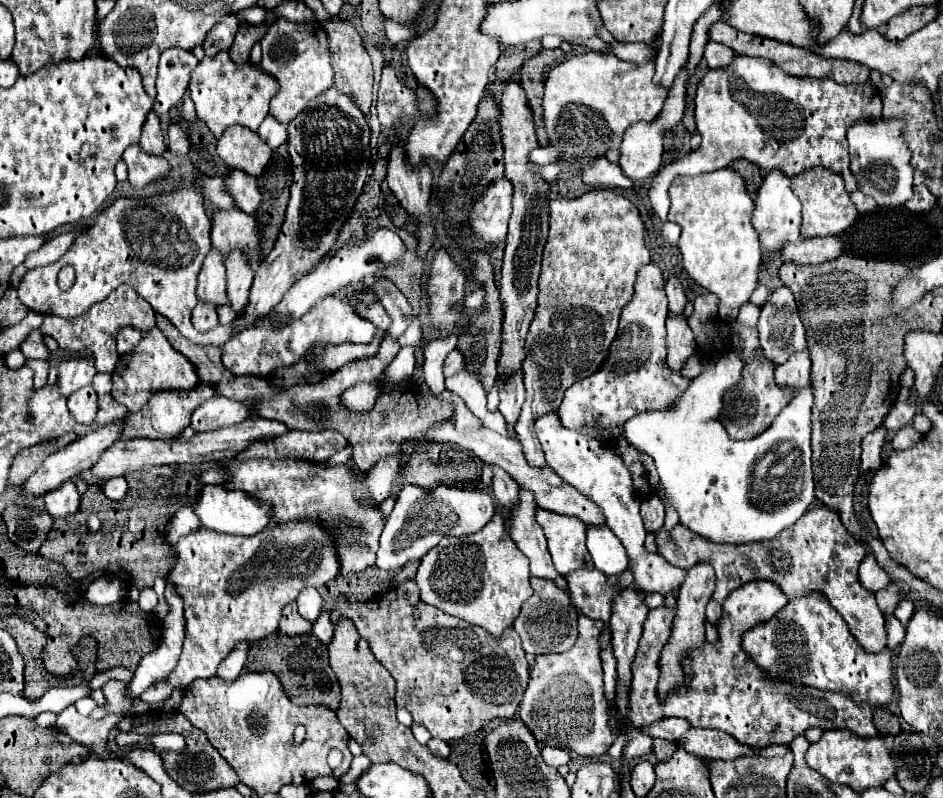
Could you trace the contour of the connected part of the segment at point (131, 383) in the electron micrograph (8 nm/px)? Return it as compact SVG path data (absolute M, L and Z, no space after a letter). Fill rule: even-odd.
M152 328L142 336L140 344L132 352L120 356L116 370L112 372L112 382L114 382L112 396L120 404L124 404L130 412L136 412L142 410L148 398L152 398L152 394L160 390L194 390L198 378L196 378L196 366L192 366L188 358L184 358L178 350L172 348L166 336L158 328Z

